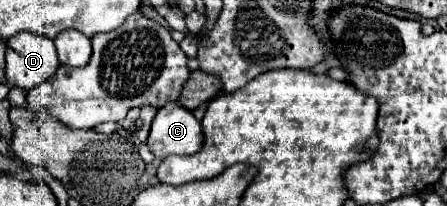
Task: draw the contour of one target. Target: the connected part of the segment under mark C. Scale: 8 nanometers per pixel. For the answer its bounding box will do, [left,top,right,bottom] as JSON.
[146,103,202,159]

